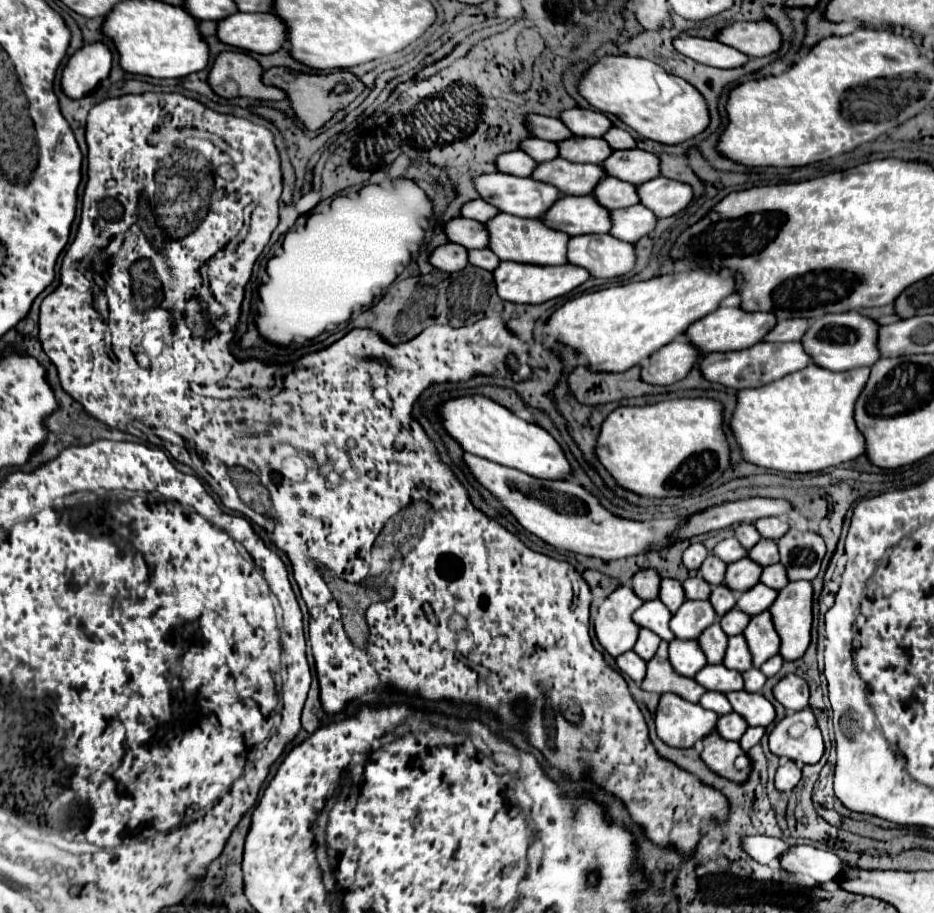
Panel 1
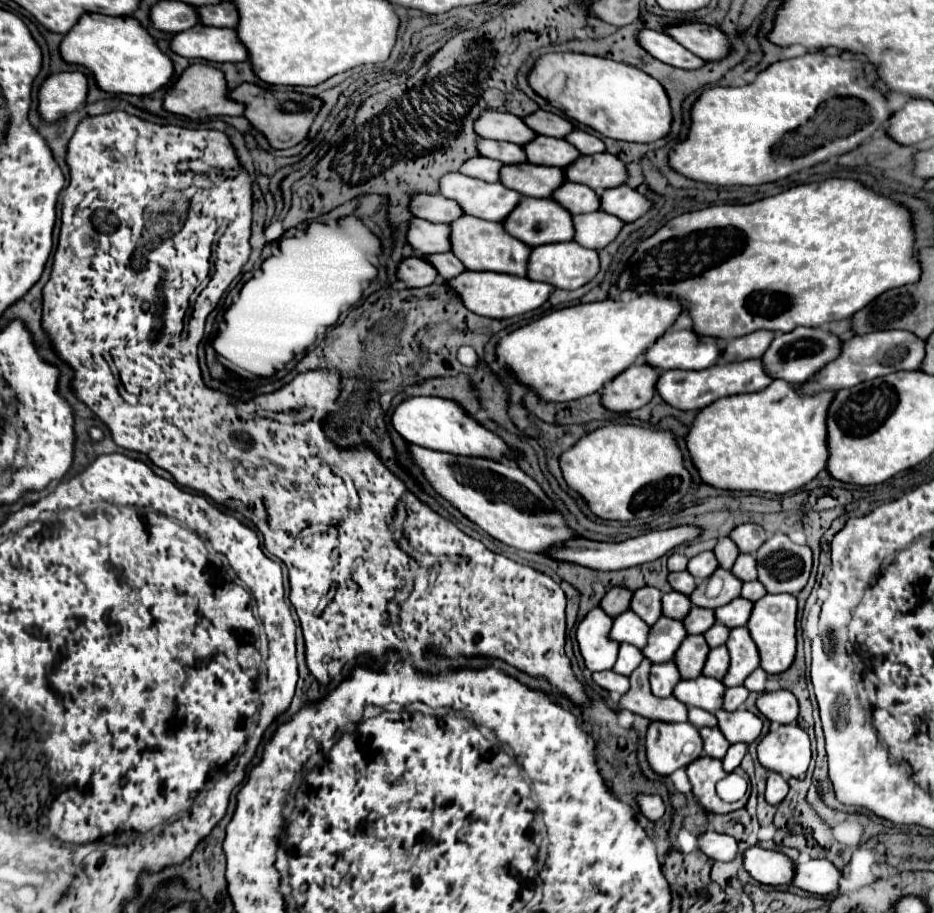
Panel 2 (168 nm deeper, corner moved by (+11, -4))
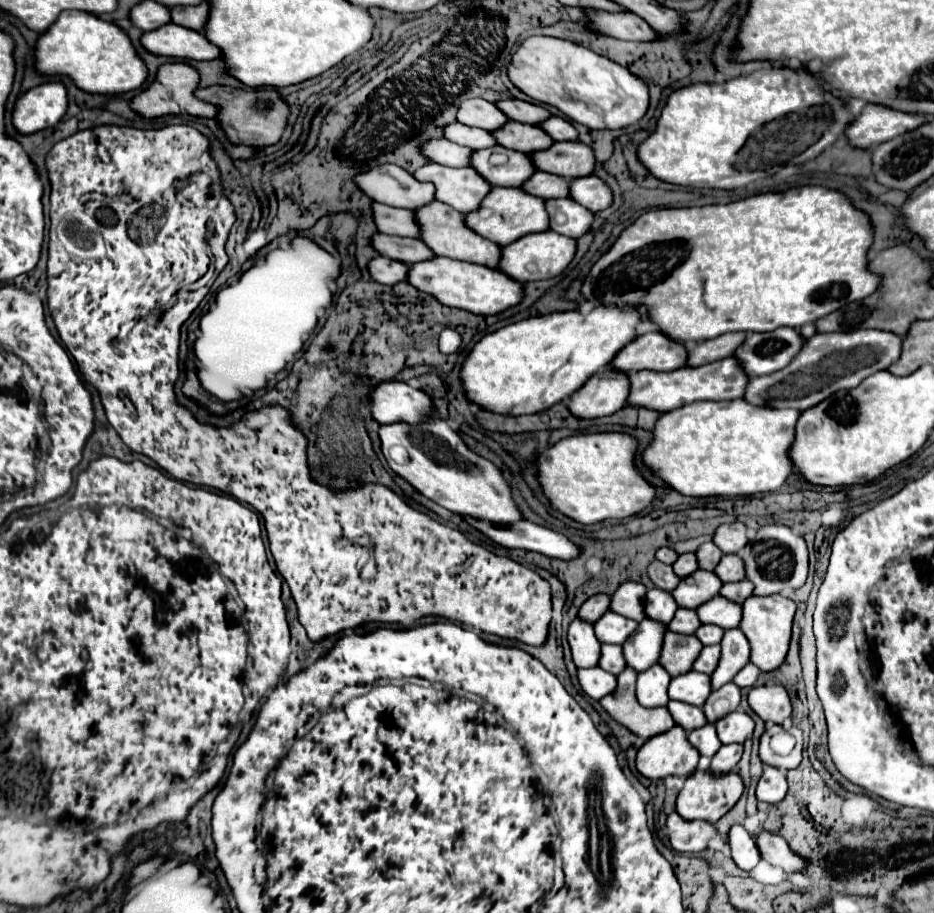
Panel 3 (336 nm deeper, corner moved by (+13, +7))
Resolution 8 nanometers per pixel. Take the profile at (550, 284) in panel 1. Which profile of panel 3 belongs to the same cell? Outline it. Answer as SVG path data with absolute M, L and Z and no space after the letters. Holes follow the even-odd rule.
M433 257L429 261L413 263L409 269L407 281L413 283L413 287L417 287L419 291L425 291L425 293L437 297L447 307L467 309L467 311L479 313L479 315L497 315L509 307L519 305L525 297L525 285L511 279L501 269L491 269L491 267L483 267L477 263L455 261L449 257Z

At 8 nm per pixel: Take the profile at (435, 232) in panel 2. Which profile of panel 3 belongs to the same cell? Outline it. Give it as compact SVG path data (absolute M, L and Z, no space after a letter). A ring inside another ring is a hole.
M373 203L373 217L379 227L379 233L399 235L399 237L421 237L421 225L409 209L395 209L383 203Z

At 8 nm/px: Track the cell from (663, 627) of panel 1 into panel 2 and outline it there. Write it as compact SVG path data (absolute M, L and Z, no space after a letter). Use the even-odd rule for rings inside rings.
M627 610L627 612L619 614L617 618L613 618L609 638L617 644L627 642L627 644L633 644L637 648L643 648L647 644L647 634L649 634L647 624L637 614Z

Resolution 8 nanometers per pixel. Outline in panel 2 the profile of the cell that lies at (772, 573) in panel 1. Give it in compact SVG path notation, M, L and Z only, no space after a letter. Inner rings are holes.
M753 580L753 582L747 582L747 584L743 584L743 588L741 588L741 598L747 598L747 600L751 600L751 602L757 602L759 598L763 598L767 592L765 592L765 588L763 588L763 584L759 582L759 580Z

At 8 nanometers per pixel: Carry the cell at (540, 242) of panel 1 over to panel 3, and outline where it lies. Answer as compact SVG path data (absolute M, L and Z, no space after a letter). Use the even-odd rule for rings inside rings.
M433 201L433 203L429 203L429 207L421 207L421 211L417 211L417 217L421 223L421 231L423 231L421 239L435 251L435 255L451 257L451 259L459 259L459 261L469 261L469 263L479 263L485 267L499 265L503 247L481 237L473 229L469 229L465 223L465 215L461 211L455 211L447 203Z

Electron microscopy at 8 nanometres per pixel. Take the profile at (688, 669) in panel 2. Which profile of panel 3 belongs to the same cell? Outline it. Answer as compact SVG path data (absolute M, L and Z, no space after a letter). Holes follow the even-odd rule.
M667 631L659 663L669 671L671 677L677 677L693 669L693 663L699 657L701 649L703 645L695 635L681 635Z

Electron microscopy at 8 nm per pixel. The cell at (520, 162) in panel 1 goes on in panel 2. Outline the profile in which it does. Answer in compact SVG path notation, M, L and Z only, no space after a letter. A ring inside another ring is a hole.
M475 156L469 158L467 162L463 162L463 170L459 170L461 174L467 174L471 178L479 178L485 182L497 182L499 180L499 168L503 164L491 158L483 158L483 156Z

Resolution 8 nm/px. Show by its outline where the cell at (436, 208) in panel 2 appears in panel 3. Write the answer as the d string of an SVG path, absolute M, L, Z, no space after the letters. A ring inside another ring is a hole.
M399 165L373 167L373 171L357 177L357 185L371 199L387 203L391 207L417 211L435 201L435 185L417 181Z

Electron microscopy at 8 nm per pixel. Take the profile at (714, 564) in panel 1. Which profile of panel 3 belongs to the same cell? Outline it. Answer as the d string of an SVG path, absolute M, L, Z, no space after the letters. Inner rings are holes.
M653 561L649 565L649 577L653 579L655 587L661 587L665 591L673 591L679 585L679 581L681 581L681 577L673 571L673 567L665 565L661 561Z

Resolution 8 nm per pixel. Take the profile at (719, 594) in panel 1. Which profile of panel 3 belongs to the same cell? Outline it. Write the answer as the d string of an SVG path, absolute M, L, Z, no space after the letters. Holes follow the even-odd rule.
M679 607L677 615L673 617L673 621L669 623L669 629L675 633L685 633L691 635L699 629L701 621L697 619L697 611L695 609L687 609L687 607Z

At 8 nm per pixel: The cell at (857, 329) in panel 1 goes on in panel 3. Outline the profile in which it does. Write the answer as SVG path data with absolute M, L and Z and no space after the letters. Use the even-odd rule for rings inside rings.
M779 327L777 331L771 333L751 333L747 335L745 343L735 351L735 359L741 359L741 363L745 363L745 371L749 371L751 377L759 377L759 375L771 375L775 371L785 369L803 349L803 345L807 343L807 339L793 327Z

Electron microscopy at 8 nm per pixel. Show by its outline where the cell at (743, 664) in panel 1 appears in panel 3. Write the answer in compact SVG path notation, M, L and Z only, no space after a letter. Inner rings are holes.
M707 645L707 647L703 647L701 655L697 657L693 669L711 675L719 663L719 657L721 657L721 647L719 645Z

